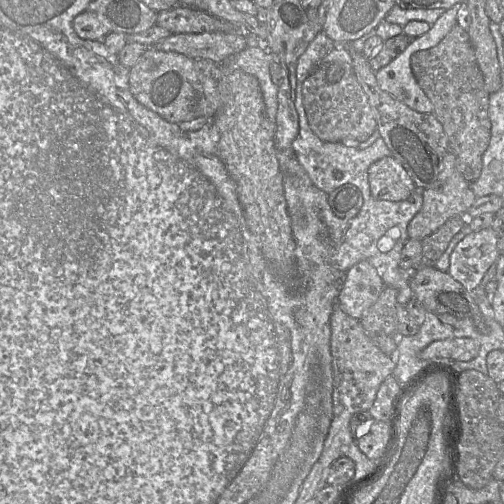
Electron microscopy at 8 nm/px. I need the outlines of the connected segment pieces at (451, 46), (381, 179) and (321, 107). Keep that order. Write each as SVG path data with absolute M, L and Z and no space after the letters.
M456 24L434 47L414 53L410 59L413 75L433 105L433 115L442 124L448 138L449 150L456 158L456 168L469 183L480 176L482 156L490 140L491 122L488 116L489 96L475 57L467 30Z
M392 155L370 165L368 180L371 194L377 200L402 201L416 189L407 171Z
M320 62L305 79L302 93L310 127L323 141L341 142L350 137L363 142L377 129L368 98L348 63Z

